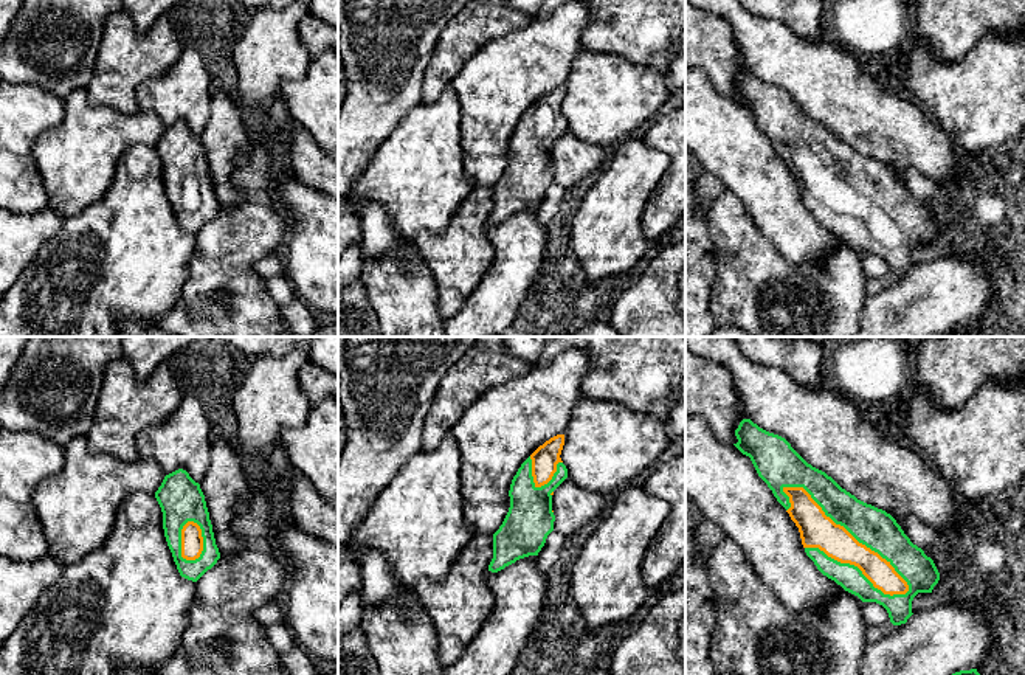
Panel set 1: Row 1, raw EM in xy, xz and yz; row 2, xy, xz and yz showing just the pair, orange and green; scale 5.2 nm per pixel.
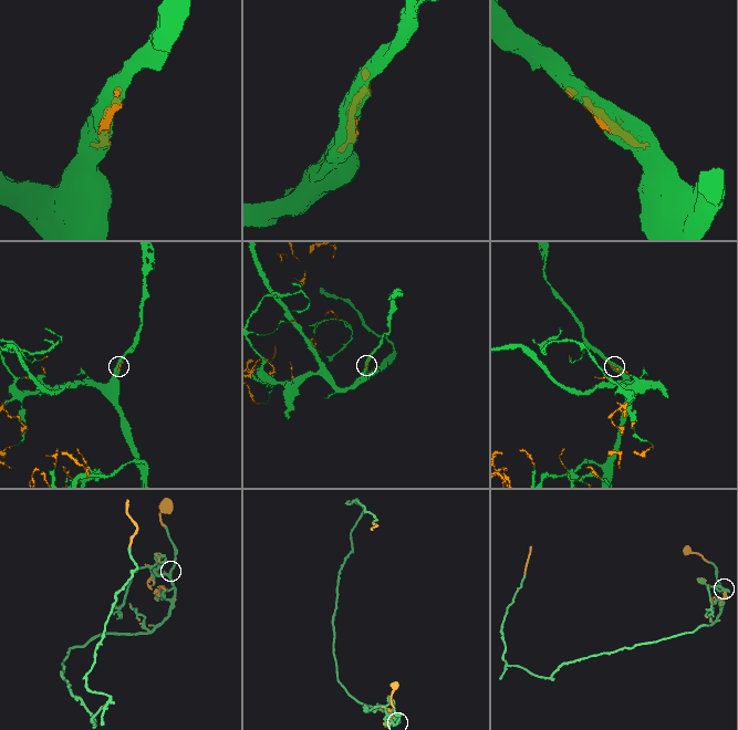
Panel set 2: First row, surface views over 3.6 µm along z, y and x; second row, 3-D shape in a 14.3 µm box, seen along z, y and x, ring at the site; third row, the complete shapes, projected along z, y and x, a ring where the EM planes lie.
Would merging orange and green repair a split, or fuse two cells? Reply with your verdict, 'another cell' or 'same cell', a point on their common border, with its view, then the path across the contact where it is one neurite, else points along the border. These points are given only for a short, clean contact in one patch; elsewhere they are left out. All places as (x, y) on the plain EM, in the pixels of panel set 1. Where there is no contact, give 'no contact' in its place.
same cell; contact yz (845, 182)

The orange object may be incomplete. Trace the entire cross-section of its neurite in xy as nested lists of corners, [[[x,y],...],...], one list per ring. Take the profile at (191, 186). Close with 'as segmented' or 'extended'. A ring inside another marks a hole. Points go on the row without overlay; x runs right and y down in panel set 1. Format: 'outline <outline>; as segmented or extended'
outline [[[178,121],[155,144],[167,199],[181,230],[197,234],[220,211],[200,137]]]; extended

